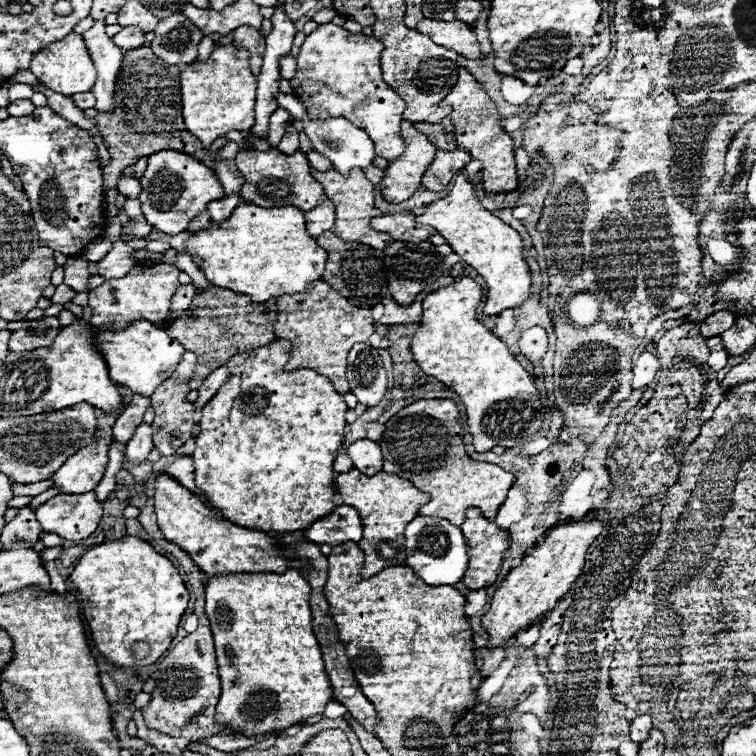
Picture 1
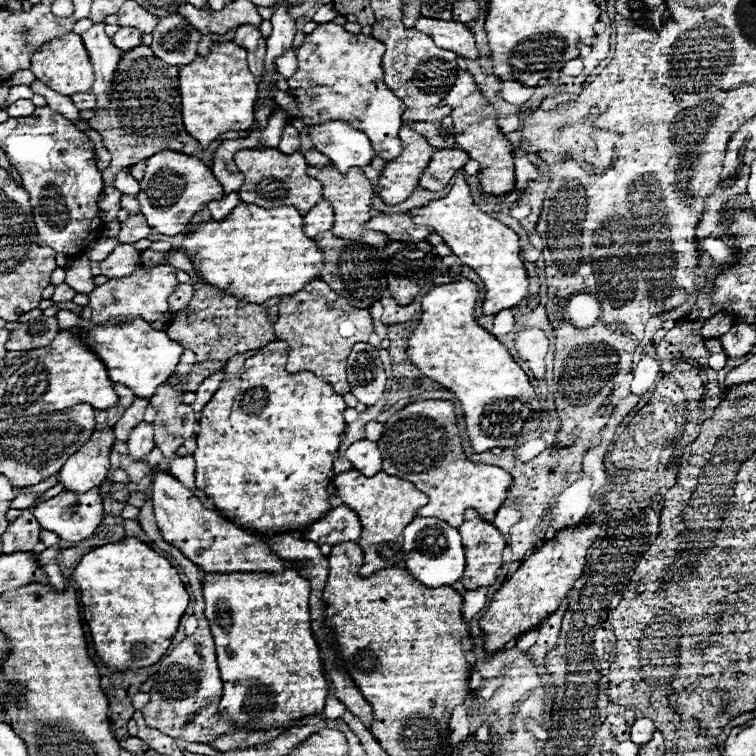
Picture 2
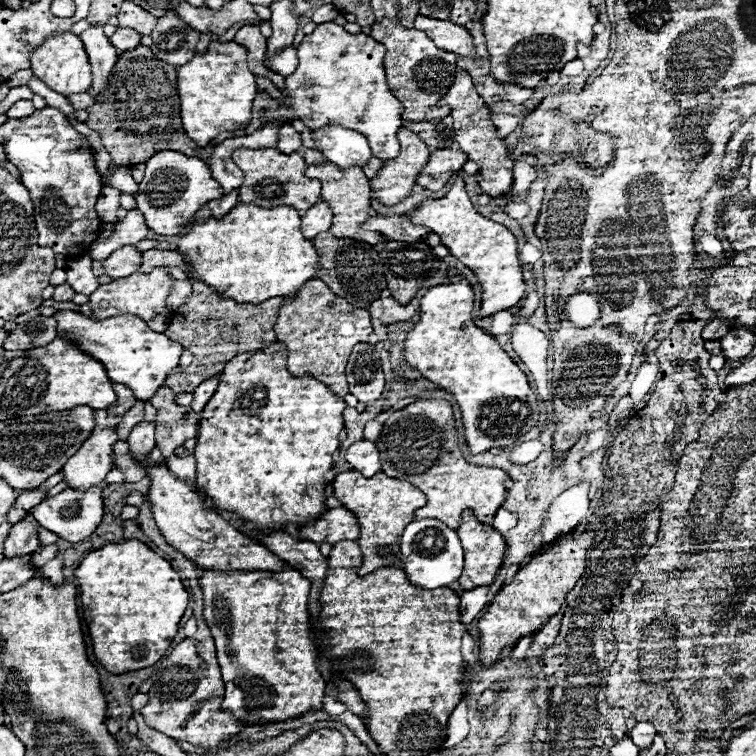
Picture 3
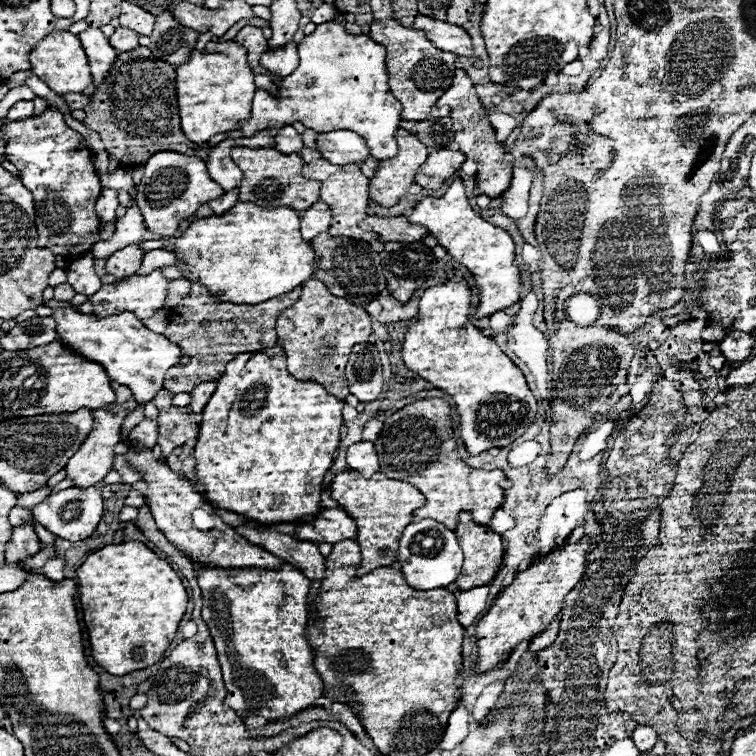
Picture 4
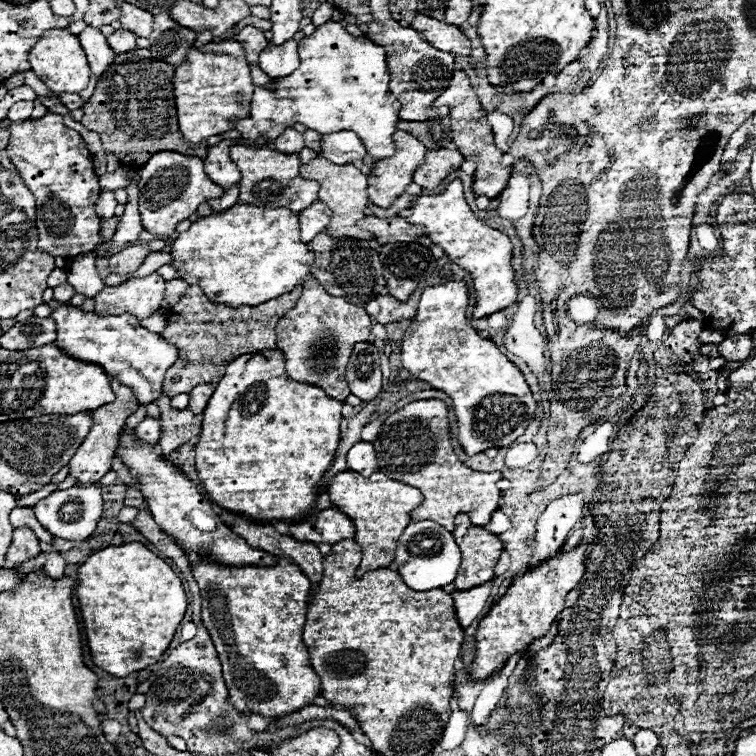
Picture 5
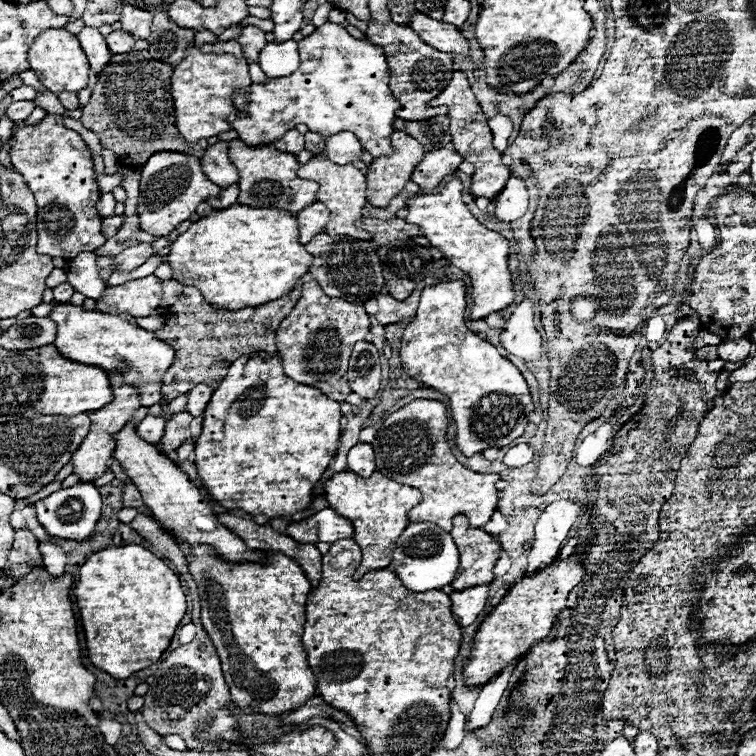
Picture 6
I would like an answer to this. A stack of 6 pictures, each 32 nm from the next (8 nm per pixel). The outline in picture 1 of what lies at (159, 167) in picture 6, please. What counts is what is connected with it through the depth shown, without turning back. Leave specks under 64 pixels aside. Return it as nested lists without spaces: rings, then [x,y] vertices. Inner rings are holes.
[[[160,150],[150,154],[148,168],[140,184],[142,184],[140,202],[148,224],[170,236],[184,232],[190,220],[202,214],[212,200],[224,198],[224,188],[218,182],[214,170],[204,166],[200,160],[190,158],[176,150]]]

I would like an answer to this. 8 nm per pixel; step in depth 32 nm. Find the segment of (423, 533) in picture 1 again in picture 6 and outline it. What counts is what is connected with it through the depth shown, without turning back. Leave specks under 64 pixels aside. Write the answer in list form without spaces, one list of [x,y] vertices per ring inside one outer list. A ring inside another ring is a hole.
[[[410,522],[402,536],[396,540],[392,568],[402,580],[402,584],[412,592],[426,592],[426,590],[440,590],[448,586],[456,570],[460,566],[460,552],[450,536],[450,532],[434,526],[432,522]]]

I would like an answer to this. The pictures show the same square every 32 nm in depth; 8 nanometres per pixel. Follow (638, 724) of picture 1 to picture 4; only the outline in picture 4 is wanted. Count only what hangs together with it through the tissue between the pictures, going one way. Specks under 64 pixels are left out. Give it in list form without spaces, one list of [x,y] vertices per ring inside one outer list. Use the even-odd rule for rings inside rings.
[[[636,726],[636,730],[632,732],[632,740],[640,752],[648,752],[656,744],[656,738],[658,734],[652,726]]]

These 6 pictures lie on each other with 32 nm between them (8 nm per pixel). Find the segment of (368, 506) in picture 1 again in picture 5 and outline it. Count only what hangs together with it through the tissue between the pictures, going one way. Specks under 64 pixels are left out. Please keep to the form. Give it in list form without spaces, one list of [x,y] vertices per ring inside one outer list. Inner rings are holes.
[[[340,472],[328,484],[328,496],[334,506],[348,514],[356,524],[356,542],[362,546],[362,564],[356,570],[356,576],[362,578],[366,572],[376,568],[386,568],[394,562],[394,550],[402,530],[410,524],[410,510],[418,508],[424,502],[424,496],[408,484],[386,478],[382,472],[372,474],[370,478],[360,476],[358,472]]]

